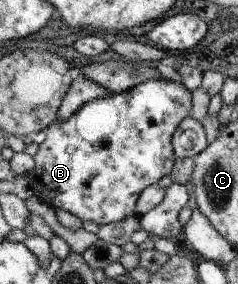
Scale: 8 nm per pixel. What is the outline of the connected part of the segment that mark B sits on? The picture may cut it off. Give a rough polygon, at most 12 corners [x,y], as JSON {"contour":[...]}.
{"contour":[[149,79],[48,126],[27,177],[108,225],[172,171],[192,92]]}

